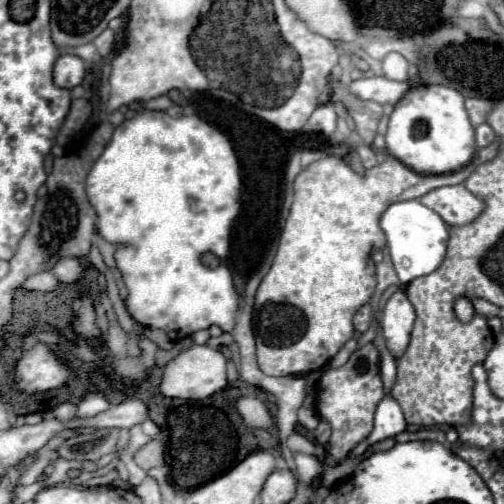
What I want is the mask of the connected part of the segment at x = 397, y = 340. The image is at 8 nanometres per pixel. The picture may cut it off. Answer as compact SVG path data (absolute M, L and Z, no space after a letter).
M399 289L393 293L383 309L383 337L389 343L389 349L395 357L401 357L409 343L409 333L415 321L413 305L405 297L405 291Z

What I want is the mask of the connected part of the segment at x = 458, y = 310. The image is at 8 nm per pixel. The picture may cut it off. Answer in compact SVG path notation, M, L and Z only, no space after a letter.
M465 297L457 299L457 301L455 301L455 315L457 315L457 319L459 319L461 323L469 323L469 321L475 317L475 309L473 309L471 301L465 299Z

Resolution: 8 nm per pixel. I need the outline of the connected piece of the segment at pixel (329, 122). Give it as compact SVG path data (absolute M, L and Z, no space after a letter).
M325 103L317 107L315 113L309 117L309 129L323 135L331 135L335 131L335 125L337 125L337 113L333 103Z

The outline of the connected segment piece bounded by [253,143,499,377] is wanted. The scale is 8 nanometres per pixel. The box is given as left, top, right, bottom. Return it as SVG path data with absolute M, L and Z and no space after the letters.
M491 143L489 147L479 149L477 157L467 167L445 175L415 173L395 157L387 157L383 163L375 165L373 169L367 169L363 175L355 173L341 157L333 157L333 155L323 157L311 163L309 167L305 167L293 183L295 197L285 229L279 239L279 249L275 253L273 265L265 275L265 279L261 281L255 295L253 329L257 341L259 369L265 375L279 377L279 375L309 373L325 367L337 355L337 351L353 337L355 329L351 319L355 311L371 299L375 291L377 277L369 269L369 257L373 251L385 247L385 233L379 227L381 213L395 201L417 199L429 193L431 189L463 183L473 173L473 169L477 169L485 161L491 161L497 155L497 147L499 143Z

